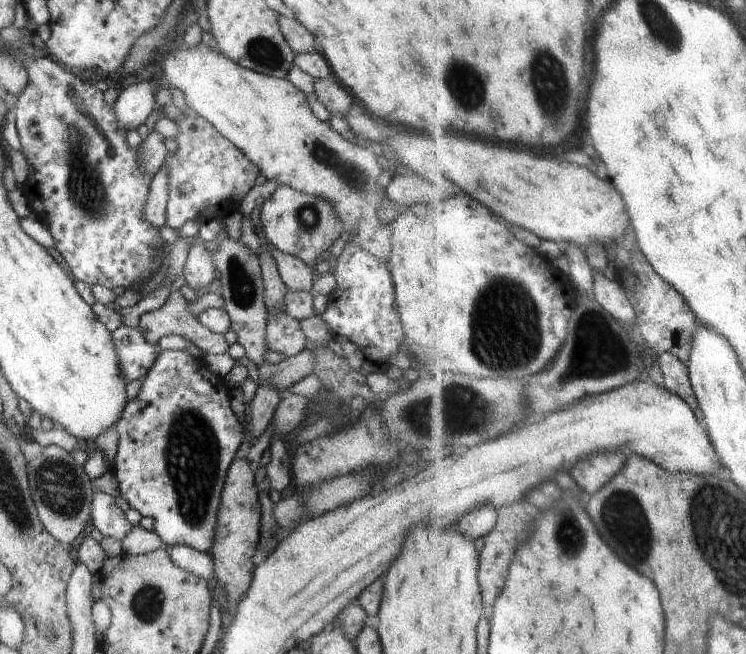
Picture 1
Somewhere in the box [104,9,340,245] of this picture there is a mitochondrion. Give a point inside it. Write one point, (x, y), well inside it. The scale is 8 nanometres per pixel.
(263, 54)

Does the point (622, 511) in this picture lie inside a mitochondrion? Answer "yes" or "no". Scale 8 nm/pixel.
yes

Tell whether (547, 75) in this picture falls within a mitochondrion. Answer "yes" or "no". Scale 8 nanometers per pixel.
yes

